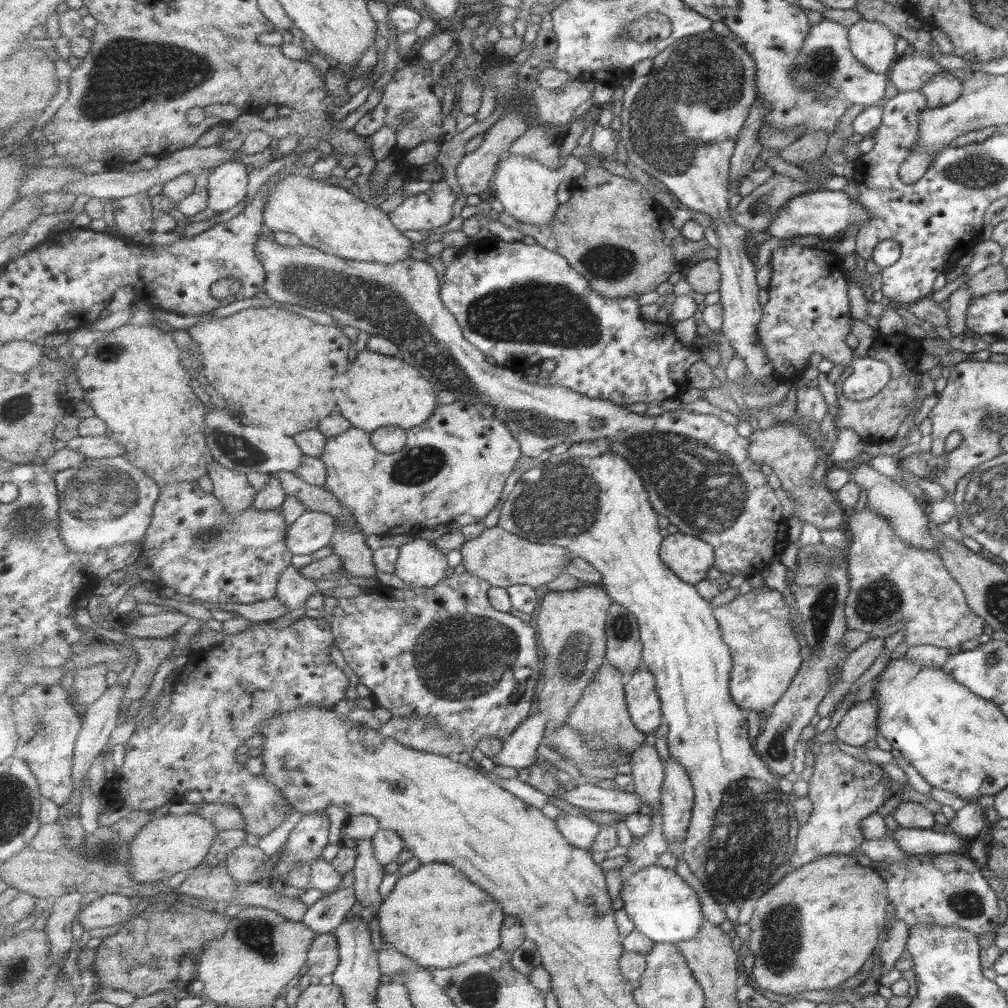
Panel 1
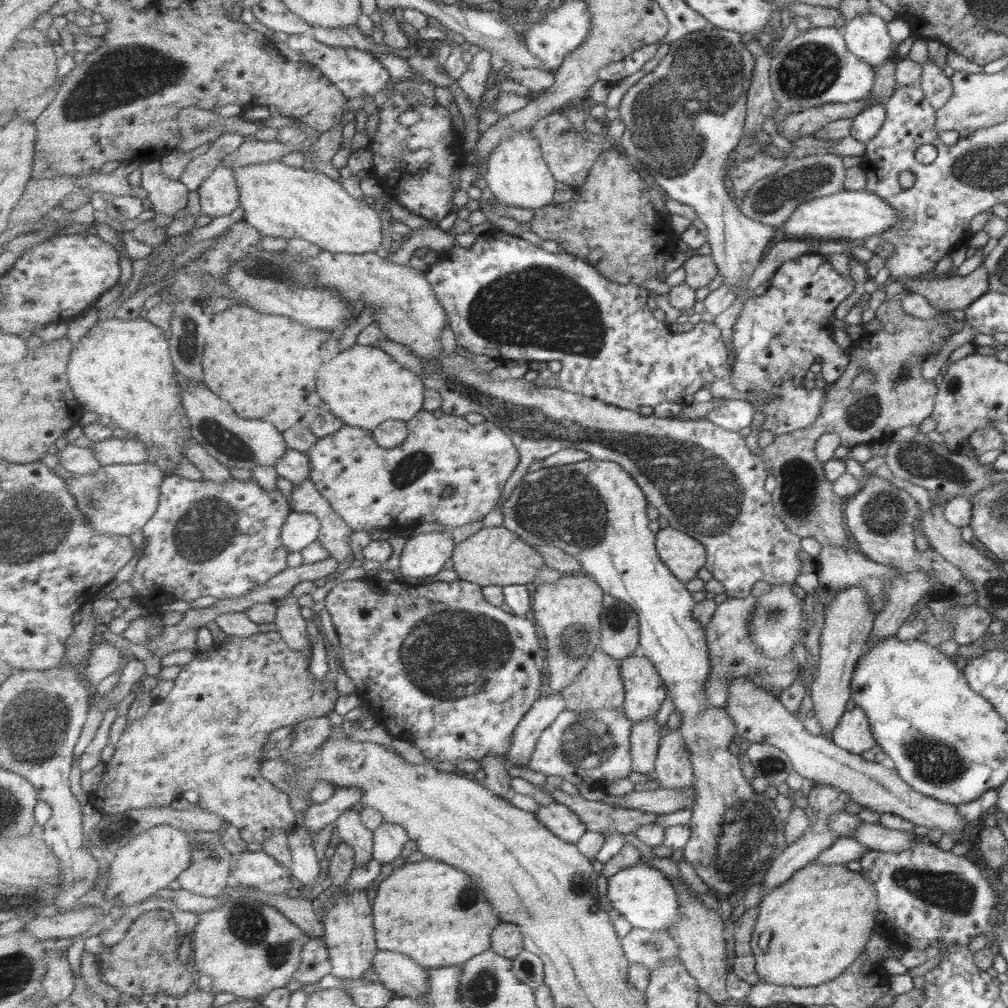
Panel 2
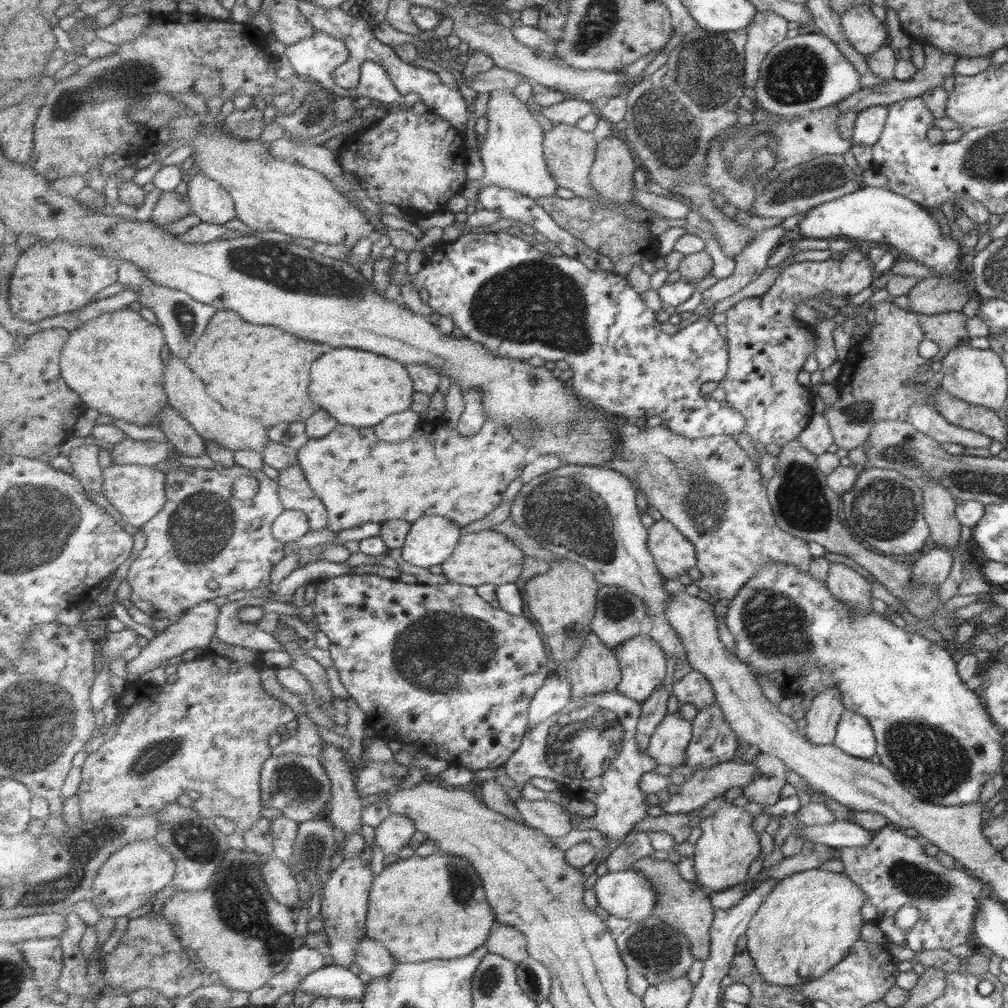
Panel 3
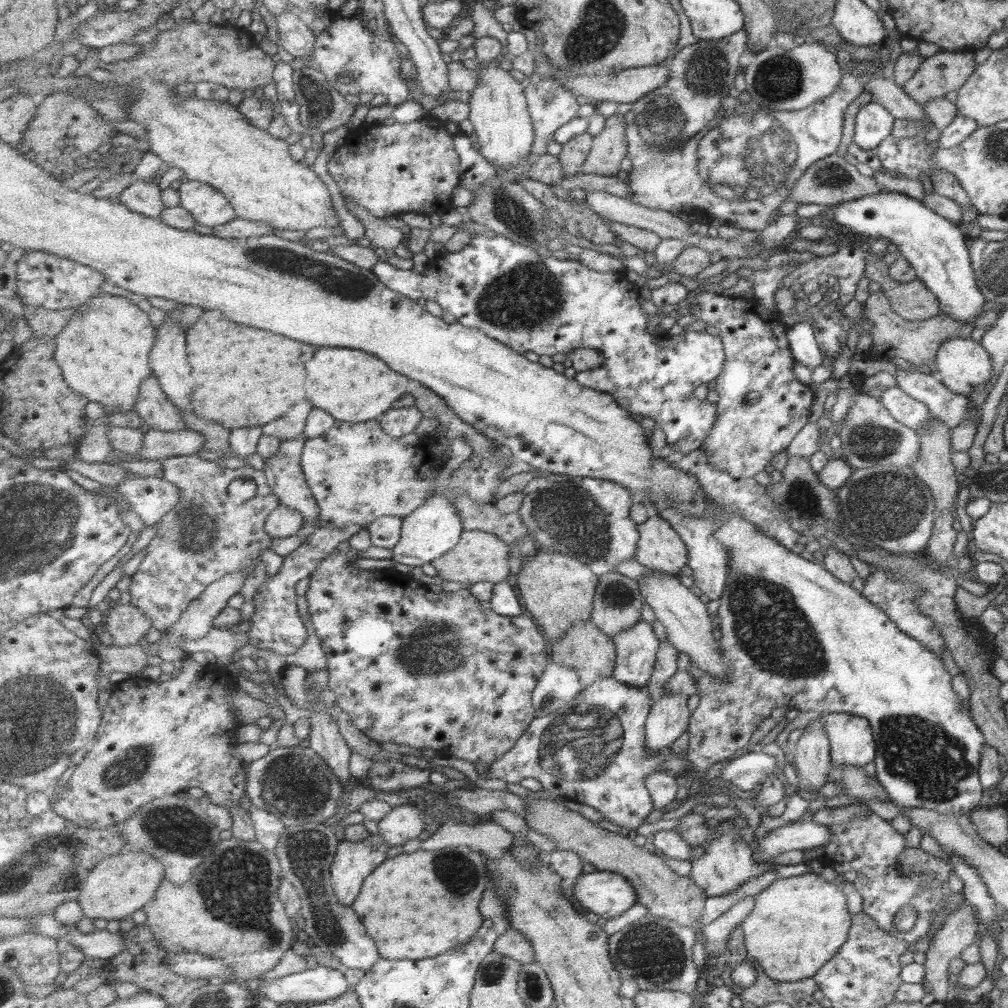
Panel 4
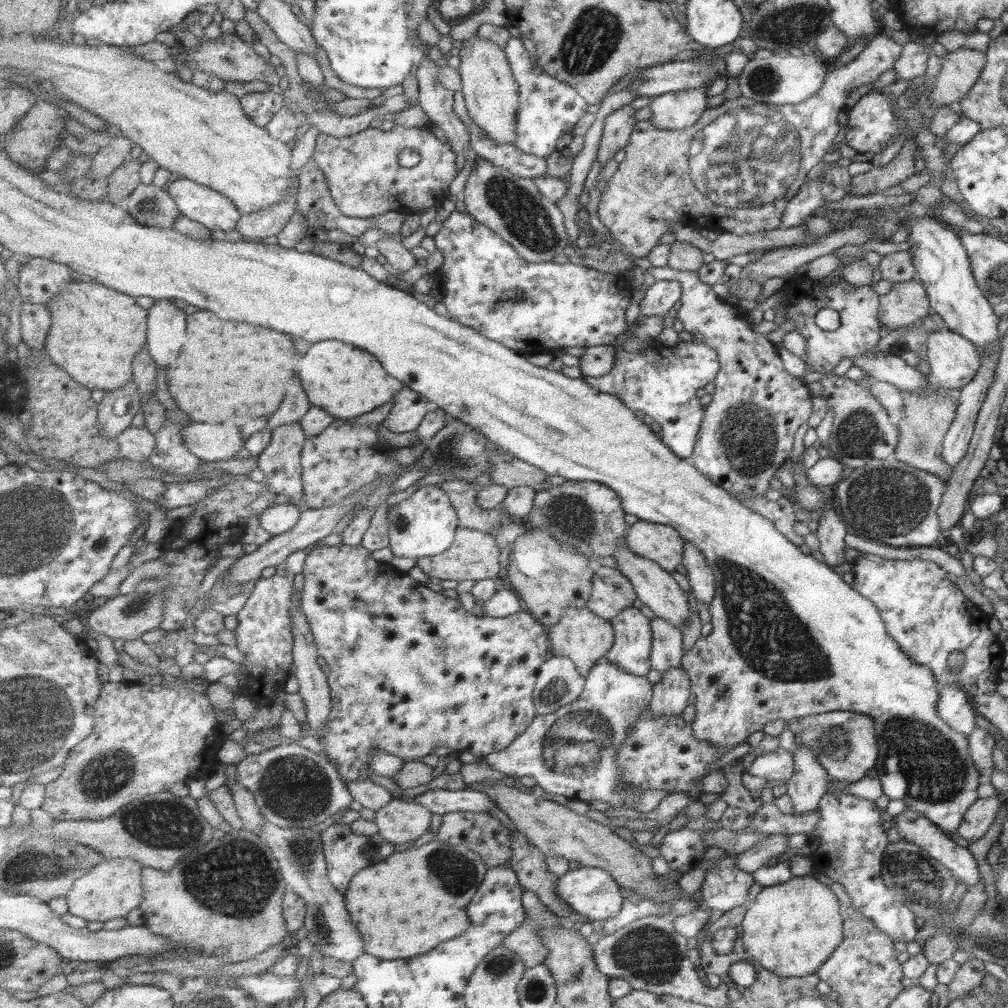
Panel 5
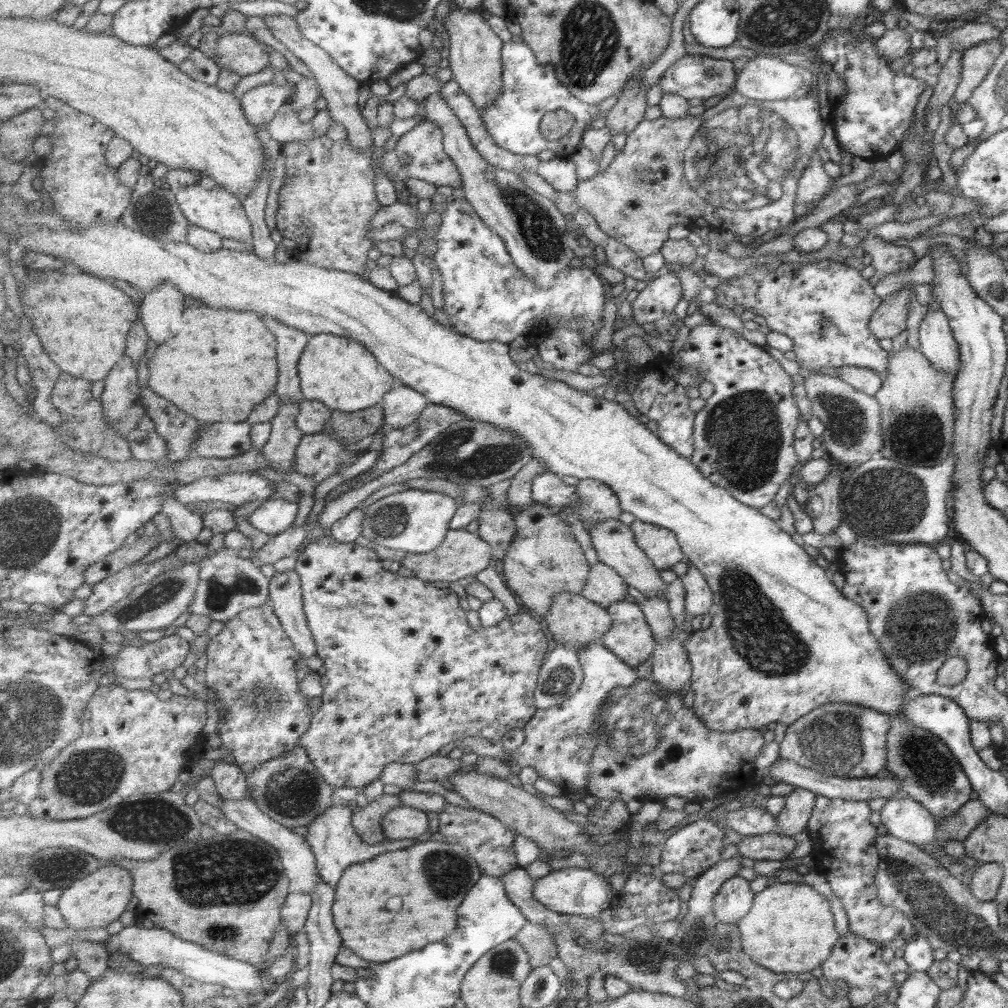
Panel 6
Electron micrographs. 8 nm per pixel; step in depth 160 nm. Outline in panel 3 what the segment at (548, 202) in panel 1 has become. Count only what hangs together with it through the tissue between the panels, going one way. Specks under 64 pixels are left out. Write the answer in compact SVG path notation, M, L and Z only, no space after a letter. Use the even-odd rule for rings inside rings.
M498 88L490 93L486 106L484 116L488 120L487 132L479 149L485 171L477 182L469 186L483 189L491 186L507 187L535 200L555 196L560 186L548 169L544 155L545 133L528 103L523 104L511 89Z

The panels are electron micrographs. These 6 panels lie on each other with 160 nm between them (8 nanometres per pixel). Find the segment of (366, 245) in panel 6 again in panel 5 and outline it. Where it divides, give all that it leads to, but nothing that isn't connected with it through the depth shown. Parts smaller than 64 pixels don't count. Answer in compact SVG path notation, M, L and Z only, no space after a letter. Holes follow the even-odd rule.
M396 124L391 130L383 131L379 127L369 127L364 132L347 137L335 137L319 133L314 152L315 162L321 167L329 181L332 199L343 214L353 218L371 218L389 211L420 212L431 206L437 207L447 199L445 190L457 178L457 154L448 144L443 144L433 132L427 128L407 128ZM403 150L416 150L420 155L417 165L405 168L399 164L399 154Z

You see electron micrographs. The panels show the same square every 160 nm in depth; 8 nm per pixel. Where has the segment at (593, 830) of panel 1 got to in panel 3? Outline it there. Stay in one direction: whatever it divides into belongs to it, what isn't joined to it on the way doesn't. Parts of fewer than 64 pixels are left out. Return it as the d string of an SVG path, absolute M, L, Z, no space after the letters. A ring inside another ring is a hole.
M519 797L514 800L523 821L549 837L557 838L569 834L576 826L573 825L573 816L567 808L555 802L542 800L527 800Z

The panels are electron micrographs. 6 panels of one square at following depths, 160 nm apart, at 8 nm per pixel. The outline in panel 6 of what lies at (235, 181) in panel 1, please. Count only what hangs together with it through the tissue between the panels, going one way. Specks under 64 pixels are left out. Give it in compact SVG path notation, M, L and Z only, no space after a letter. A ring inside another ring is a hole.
M168 168L165 178L168 188L176 194L178 206L192 224L212 230L223 238L253 244L252 222L244 209L243 199L199 171Z

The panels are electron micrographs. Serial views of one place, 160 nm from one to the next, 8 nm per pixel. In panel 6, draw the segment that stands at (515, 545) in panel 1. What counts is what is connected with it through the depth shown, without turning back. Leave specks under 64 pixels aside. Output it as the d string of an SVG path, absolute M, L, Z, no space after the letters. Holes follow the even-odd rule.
M450 529L448 536L439 545L439 548L425 554L406 553L401 561L404 570L412 571L412 574L429 582L445 581L456 584L456 580L475 576L481 570L491 566L494 559L493 547L479 537L478 533L468 532L465 529Z

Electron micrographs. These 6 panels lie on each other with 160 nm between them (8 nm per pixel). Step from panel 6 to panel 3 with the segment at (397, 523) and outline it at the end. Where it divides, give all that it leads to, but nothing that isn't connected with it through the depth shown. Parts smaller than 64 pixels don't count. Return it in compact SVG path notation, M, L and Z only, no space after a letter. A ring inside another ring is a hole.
M478 386L460 390L464 403L464 410L458 418L456 430L463 437L471 437L479 432L482 425L487 421L483 411L481 390ZM439 515L420 518L412 523L402 558L421 568L442 565L455 552L462 535L463 527L453 519Z

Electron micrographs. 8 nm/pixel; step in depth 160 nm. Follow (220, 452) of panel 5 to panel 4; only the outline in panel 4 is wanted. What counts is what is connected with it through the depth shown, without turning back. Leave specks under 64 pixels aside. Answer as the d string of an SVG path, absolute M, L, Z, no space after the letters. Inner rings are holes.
M149 429L144 433L143 448L133 460L157 460L172 456L197 455L204 450L204 436L193 429L165 432Z

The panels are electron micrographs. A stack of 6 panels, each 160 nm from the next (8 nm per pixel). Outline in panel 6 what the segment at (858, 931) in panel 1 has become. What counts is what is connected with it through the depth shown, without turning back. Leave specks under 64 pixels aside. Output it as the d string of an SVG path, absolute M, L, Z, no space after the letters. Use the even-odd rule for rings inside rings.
M777 882L764 885L761 893L756 894L749 914L738 921L744 953L747 952L757 964L774 973L796 975L820 967L839 938L833 918L835 909L829 908L827 902L828 900L819 895L813 887L805 884L791 882L780 884Z

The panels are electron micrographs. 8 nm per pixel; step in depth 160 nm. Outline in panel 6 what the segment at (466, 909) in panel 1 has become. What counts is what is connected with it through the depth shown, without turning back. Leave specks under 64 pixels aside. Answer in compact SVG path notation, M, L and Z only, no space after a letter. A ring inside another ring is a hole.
M428 841L349 866L344 876L332 908L343 944L367 961L383 963L449 936L457 928L459 904L483 875L461 844ZM395 896L403 898L399 912L387 910L387 902Z

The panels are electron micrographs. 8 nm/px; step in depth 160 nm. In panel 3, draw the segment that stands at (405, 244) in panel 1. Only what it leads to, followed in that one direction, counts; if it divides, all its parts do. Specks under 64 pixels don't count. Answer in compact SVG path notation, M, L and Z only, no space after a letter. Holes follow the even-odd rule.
M177 113L168 126L172 128L173 141L157 152L159 160L167 158L181 146L191 143L194 154L193 166L209 178L220 182L232 194L236 202L237 218L249 229L256 231L275 230L290 237L309 238L317 243L342 244L353 248L365 237L375 237L375 225L369 223L365 214L358 210L355 204L331 182L321 171L309 168L291 160L277 158L270 153L260 139L237 140L233 136L223 136L223 123L217 117L210 124L202 127L201 122L206 117L201 113Z

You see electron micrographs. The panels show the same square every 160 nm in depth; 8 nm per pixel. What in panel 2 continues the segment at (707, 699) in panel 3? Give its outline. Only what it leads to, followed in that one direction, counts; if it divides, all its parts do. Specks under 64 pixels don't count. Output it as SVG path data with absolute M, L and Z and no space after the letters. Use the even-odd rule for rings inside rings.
M728 597L718 605L716 614L706 629L706 641L710 648L712 658L712 671L706 684L706 696L713 706L725 707L730 697L728 682L733 677L747 677L757 683L763 690L776 697L787 688L796 678L798 665L793 653L788 653L781 658L763 656L760 646L752 639L750 625L753 622L758 597L747 598Z

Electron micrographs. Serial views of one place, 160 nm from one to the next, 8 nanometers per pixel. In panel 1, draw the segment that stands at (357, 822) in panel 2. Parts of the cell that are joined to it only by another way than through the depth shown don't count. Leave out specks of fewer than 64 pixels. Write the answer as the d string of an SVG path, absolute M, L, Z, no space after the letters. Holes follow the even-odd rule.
M356 840L356 852L358 853L353 875L355 878L353 889L356 897L364 906L372 906L378 918L380 906L384 903L381 895L381 887L384 884L385 868L375 858L371 840Z

